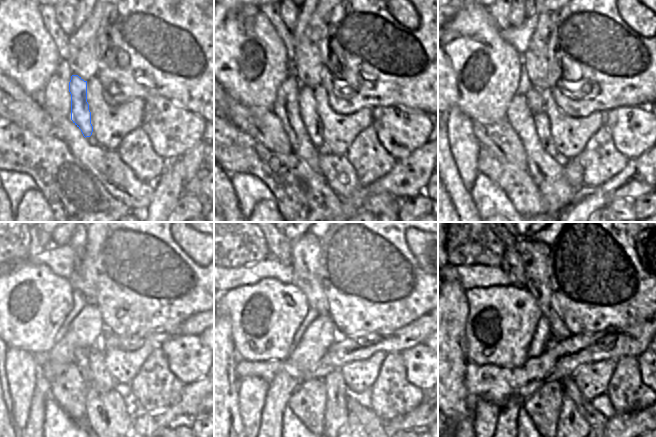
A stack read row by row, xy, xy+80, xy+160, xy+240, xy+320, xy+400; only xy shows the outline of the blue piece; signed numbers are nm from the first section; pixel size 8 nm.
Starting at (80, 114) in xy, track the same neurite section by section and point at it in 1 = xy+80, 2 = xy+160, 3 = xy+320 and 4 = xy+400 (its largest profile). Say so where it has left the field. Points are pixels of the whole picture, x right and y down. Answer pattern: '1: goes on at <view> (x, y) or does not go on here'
1: goes on at xy+80 (307, 106)
2: goes on at xy+160 (541, 122)
3: goes on at xy+320 (336, 414)
4: goes on at xy+400 (571, 425)

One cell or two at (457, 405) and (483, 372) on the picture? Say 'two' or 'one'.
two

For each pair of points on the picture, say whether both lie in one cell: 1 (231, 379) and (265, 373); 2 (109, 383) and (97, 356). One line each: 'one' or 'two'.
1: two
2: one

